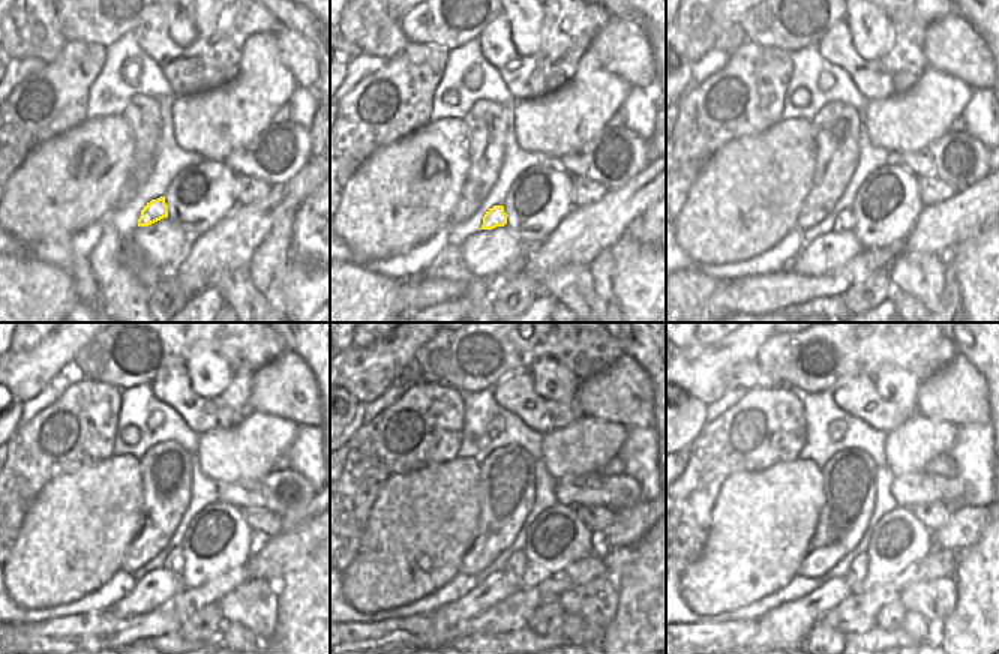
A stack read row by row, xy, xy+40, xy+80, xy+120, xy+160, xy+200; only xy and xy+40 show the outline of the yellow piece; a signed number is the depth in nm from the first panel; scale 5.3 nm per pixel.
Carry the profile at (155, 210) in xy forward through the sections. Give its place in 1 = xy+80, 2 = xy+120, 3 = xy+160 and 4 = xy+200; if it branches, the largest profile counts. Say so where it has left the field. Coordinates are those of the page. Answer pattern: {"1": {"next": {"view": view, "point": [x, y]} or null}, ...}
{"1": {"next": {"view": "xy+80", "point": [845, 221]}}, "2": {"next": {"view": "xy+120", "point": [167, 558]}}, "3": {"next": {"view": "xy+160", "point": [513, 557]}}, "4": {"next": {"view": "xy+200", "point": [857, 572]}}}

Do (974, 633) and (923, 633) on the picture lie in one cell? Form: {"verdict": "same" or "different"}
{"verdict": "different"}

